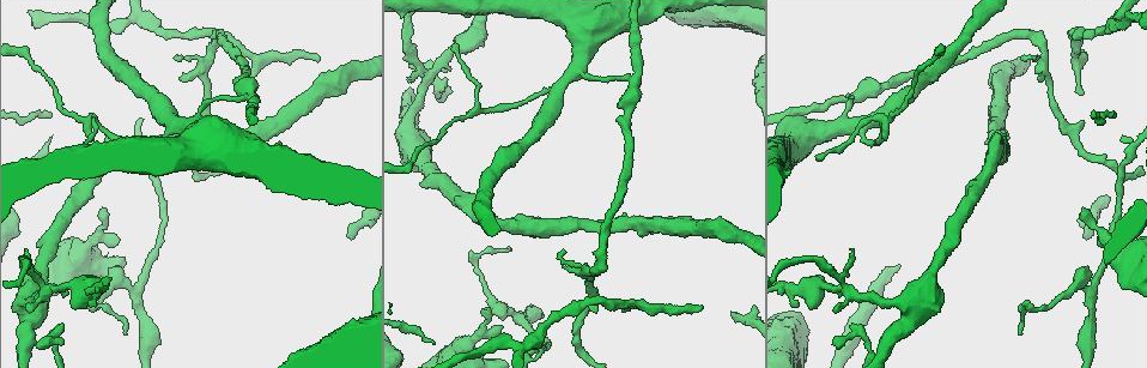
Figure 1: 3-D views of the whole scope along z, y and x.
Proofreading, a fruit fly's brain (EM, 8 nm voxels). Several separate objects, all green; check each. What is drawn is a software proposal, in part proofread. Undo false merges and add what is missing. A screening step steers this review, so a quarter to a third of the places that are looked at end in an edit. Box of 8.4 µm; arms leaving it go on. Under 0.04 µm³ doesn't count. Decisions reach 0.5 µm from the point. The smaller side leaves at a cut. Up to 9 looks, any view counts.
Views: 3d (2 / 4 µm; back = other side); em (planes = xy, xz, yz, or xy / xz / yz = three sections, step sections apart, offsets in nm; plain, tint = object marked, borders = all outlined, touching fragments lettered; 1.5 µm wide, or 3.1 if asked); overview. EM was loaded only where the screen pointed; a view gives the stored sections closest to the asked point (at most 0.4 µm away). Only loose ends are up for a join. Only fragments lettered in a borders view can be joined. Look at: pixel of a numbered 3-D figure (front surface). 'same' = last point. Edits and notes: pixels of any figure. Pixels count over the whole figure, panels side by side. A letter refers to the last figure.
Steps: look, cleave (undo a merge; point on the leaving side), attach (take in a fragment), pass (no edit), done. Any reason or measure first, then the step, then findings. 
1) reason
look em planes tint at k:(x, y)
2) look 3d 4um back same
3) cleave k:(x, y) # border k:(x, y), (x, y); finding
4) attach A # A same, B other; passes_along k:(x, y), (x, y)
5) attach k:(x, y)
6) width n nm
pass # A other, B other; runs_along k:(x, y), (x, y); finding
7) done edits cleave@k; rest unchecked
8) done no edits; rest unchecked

abrupt turn
look em planes borders at 1:(132, 20)

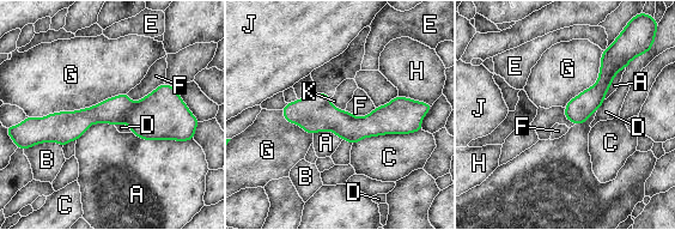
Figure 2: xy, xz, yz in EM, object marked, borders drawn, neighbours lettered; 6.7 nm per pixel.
longest_contact G 700 nm
pass # A other, B other, C other, D other, E other, F other, G other, H other, J other, K other; one cell here

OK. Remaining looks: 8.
sudden change in width
look 3d 2um at 1:(633, 80)

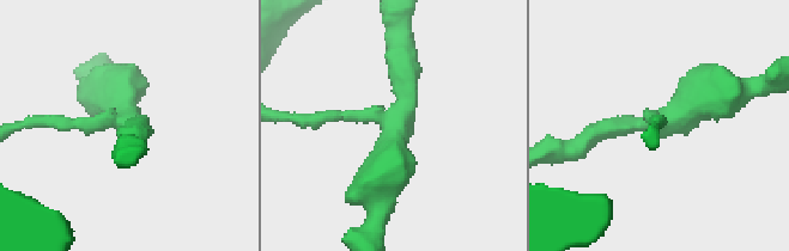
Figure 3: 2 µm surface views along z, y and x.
arms 3; now the EM
look em yz step 4 tint at 3:(121, 123)

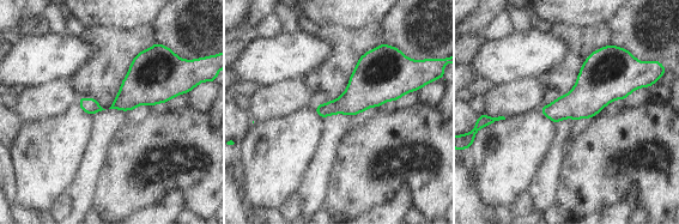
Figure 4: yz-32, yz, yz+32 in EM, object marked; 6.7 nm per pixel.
cut it another way
look em planes borders same

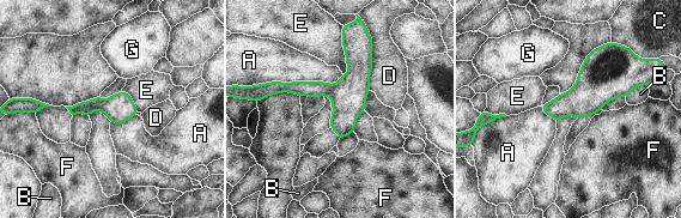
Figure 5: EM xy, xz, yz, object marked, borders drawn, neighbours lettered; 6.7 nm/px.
cleave 5:(348, 96) # A other, B other, C other, D other, E other, F other, G other; border 5:(334, 85), (329, 95); a second cell is stuck on

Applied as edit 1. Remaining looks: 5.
an open end
look em planes borders at 1:(1084, 207)

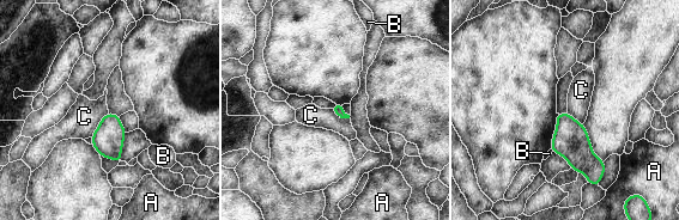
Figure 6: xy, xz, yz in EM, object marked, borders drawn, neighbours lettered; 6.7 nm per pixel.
longest_contact C 200 nm
pass # A other, B other, C other; border 6:(108, 112), (91, 136); no lettered fragment goes on from it

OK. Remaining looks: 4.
look em planes borders at 1:(320, 58)

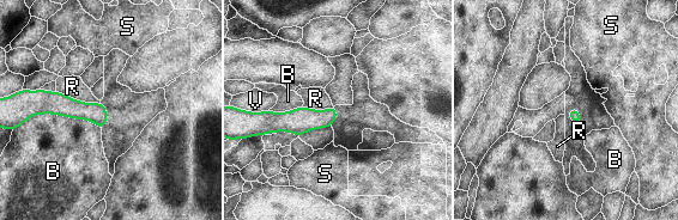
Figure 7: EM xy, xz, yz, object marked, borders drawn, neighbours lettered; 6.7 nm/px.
pass # B other, R other, S other, V other; none of them fits

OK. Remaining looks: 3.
done edits cleave@5; rest unchecked

